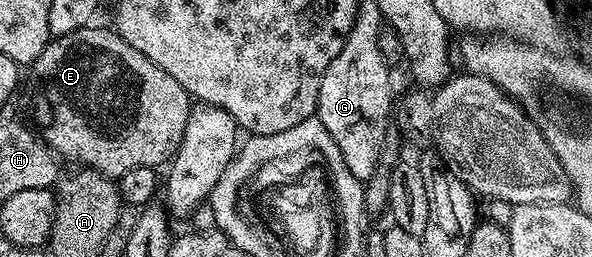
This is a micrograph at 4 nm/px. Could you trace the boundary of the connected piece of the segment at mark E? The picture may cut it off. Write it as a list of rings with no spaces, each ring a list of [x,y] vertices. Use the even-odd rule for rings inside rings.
[[[89,25],[78,29],[74,33],[49,38],[48,44],[42,49],[42,53],[30,65],[30,71],[36,78],[36,96],[32,99],[32,115],[36,118],[37,124],[35,123],[35,126],[38,128],[38,134],[47,143],[48,148],[61,160],[69,159],[70,162],[76,163],[72,165],[97,171],[100,175],[118,177],[122,173],[130,173],[130,169],[159,168],[161,165],[167,164],[176,154],[176,149],[180,146],[182,137],[186,133],[186,121],[192,112],[193,100],[190,98],[188,91],[182,89],[182,85],[178,85],[178,81],[174,81],[174,77],[170,77],[170,73],[166,73],[166,69],[154,65],[154,61],[150,61],[150,57],[138,53],[138,49],[134,49],[134,45],[126,42],[123,37],[116,34],[115,30],[108,28],[107,31],[104,27],[96,26]]]

